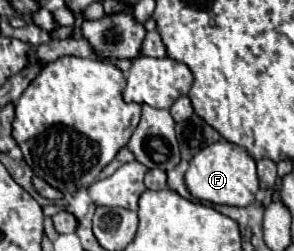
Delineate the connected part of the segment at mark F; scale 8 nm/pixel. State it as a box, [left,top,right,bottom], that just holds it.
[186,141,260,207]

